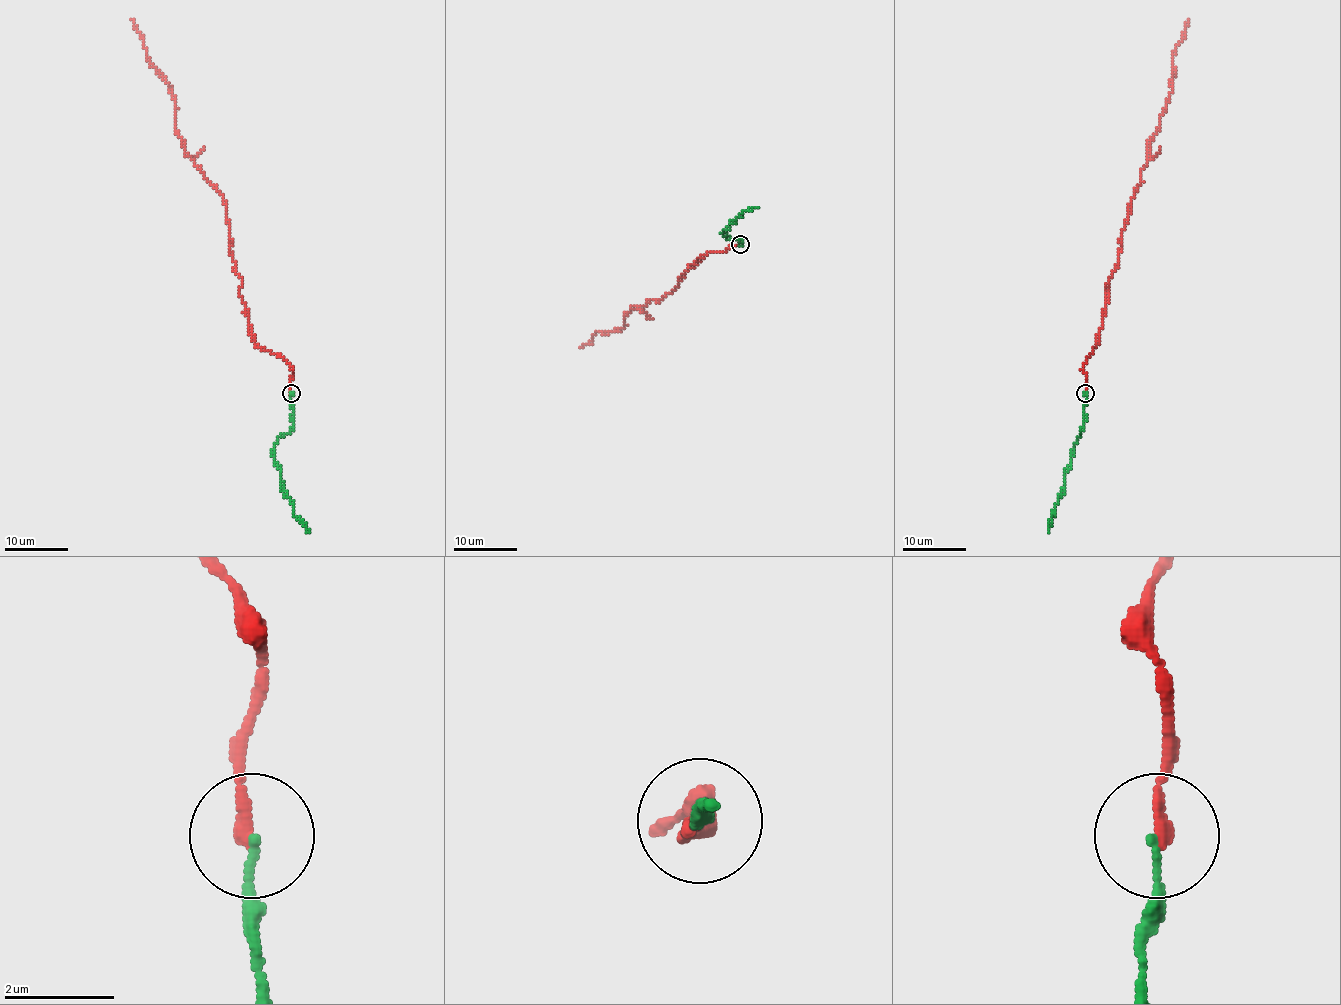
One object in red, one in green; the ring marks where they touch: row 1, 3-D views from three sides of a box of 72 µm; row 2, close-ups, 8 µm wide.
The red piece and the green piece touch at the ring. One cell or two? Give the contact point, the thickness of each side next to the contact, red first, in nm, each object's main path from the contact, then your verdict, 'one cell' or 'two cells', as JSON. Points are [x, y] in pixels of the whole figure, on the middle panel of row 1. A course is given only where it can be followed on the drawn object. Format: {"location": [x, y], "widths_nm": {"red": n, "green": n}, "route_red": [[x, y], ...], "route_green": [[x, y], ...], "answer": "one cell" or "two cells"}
{"location": [740, 244], "widths_nm": {"red": 240, "green": 130}, "route_red": [[740, 245], [703, 256], [689, 267], [676, 288], [658, 300], [635, 307], [619, 331], [596, 332], [580, 347]], "route_green": [[740, 245], [722, 232], [743, 213], [759, 206]], "answer": "one cell"}

